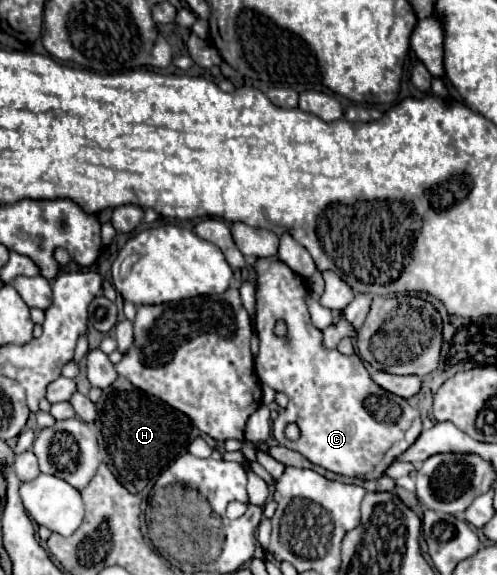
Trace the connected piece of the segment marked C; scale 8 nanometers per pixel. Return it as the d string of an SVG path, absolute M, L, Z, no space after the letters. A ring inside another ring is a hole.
M279 257L257 259L255 269L259 275L255 315L259 337L259 353L255 357L257 375L261 383L289 397L289 405L273 421L273 437L279 445L299 451L307 461L337 475L361 481L381 477L421 435L419 411L407 399L381 389L357 355L323 349L321 331L313 327L305 305L307 285ZM277 321L285 321L285 337L275 333ZM289 421L301 429L297 441L289 441L283 433Z

